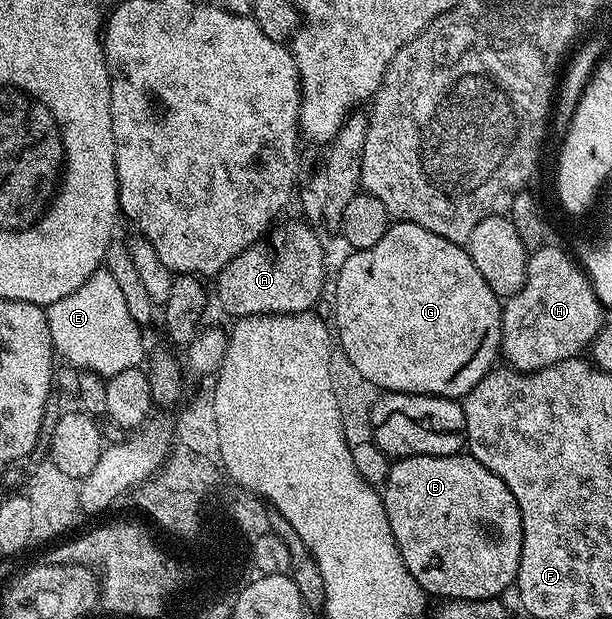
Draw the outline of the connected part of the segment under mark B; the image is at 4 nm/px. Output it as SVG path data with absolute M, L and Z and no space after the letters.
M419 455L418 457L402 457L394 460L389 466L389 474L383 486L383 500L385 502L385 514L387 523L391 523L391 535L395 535L395 543L401 552L405 569L411 571L411 575L424 589L430 598L452 599L454 601L488 601L500 598L505 588L512 586L517 580L519 571L519 559L523 547L523 523L519 515L519 507L515 503L515 495L483 463L479 463L474 457L468 455L454 455L452 457L432 457L431 455Z

